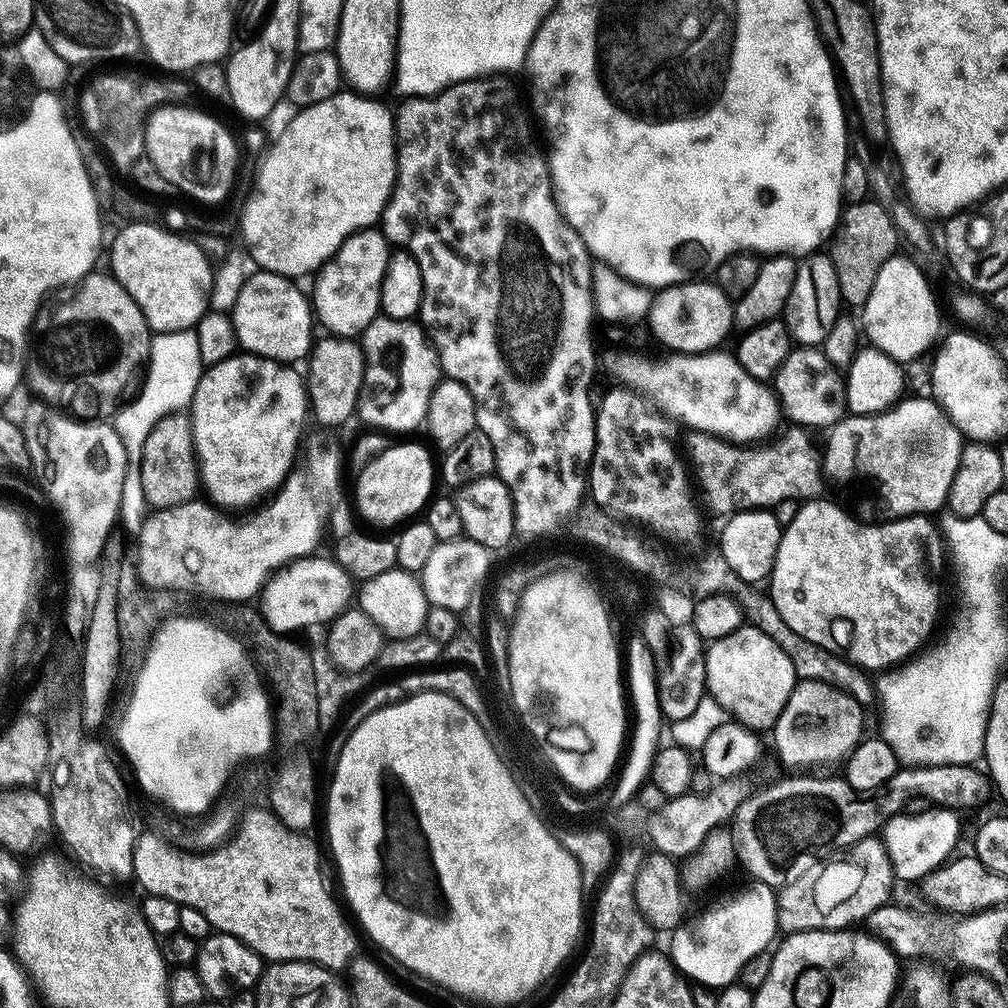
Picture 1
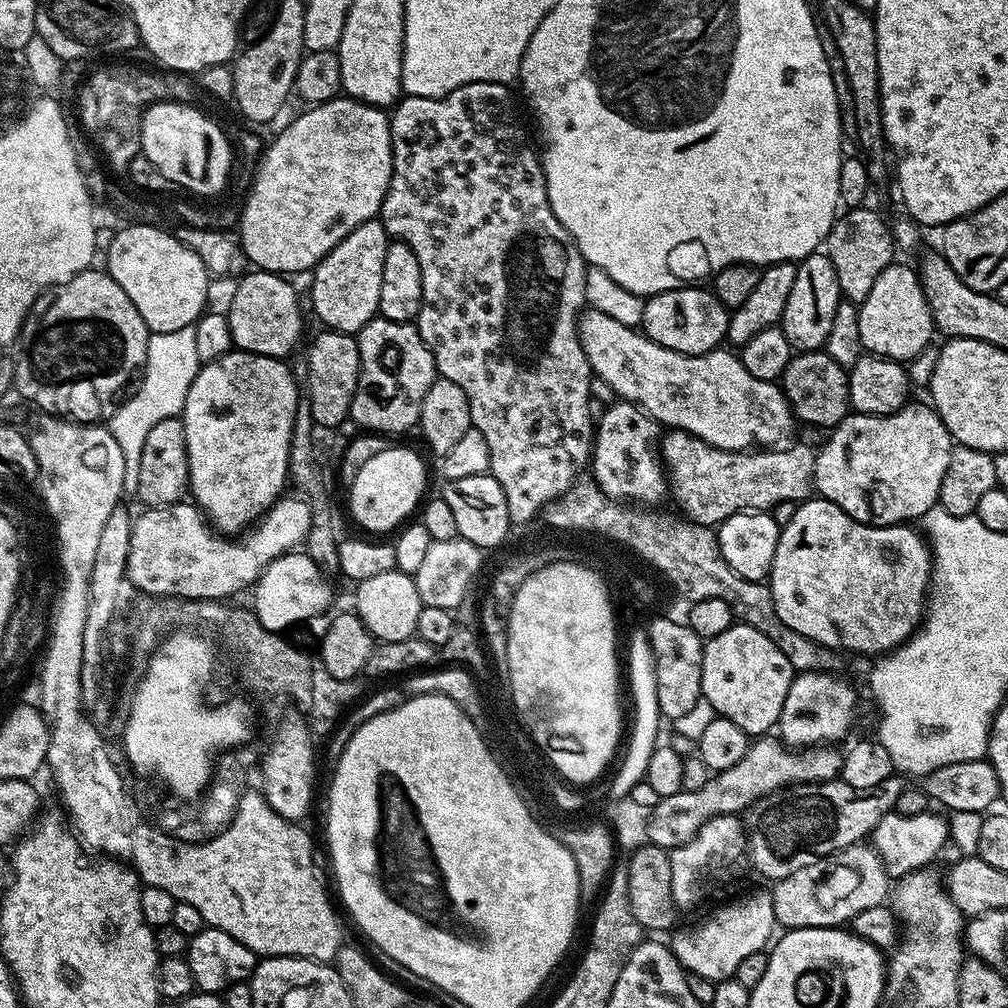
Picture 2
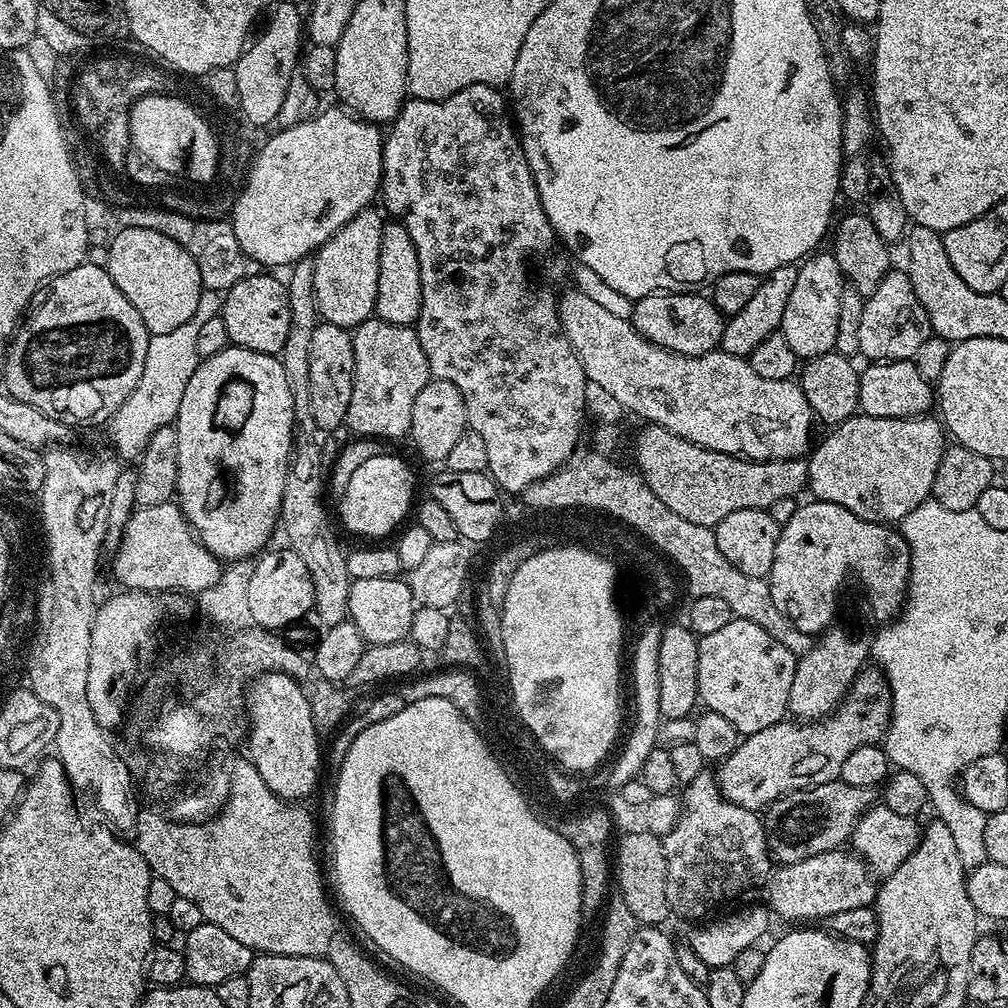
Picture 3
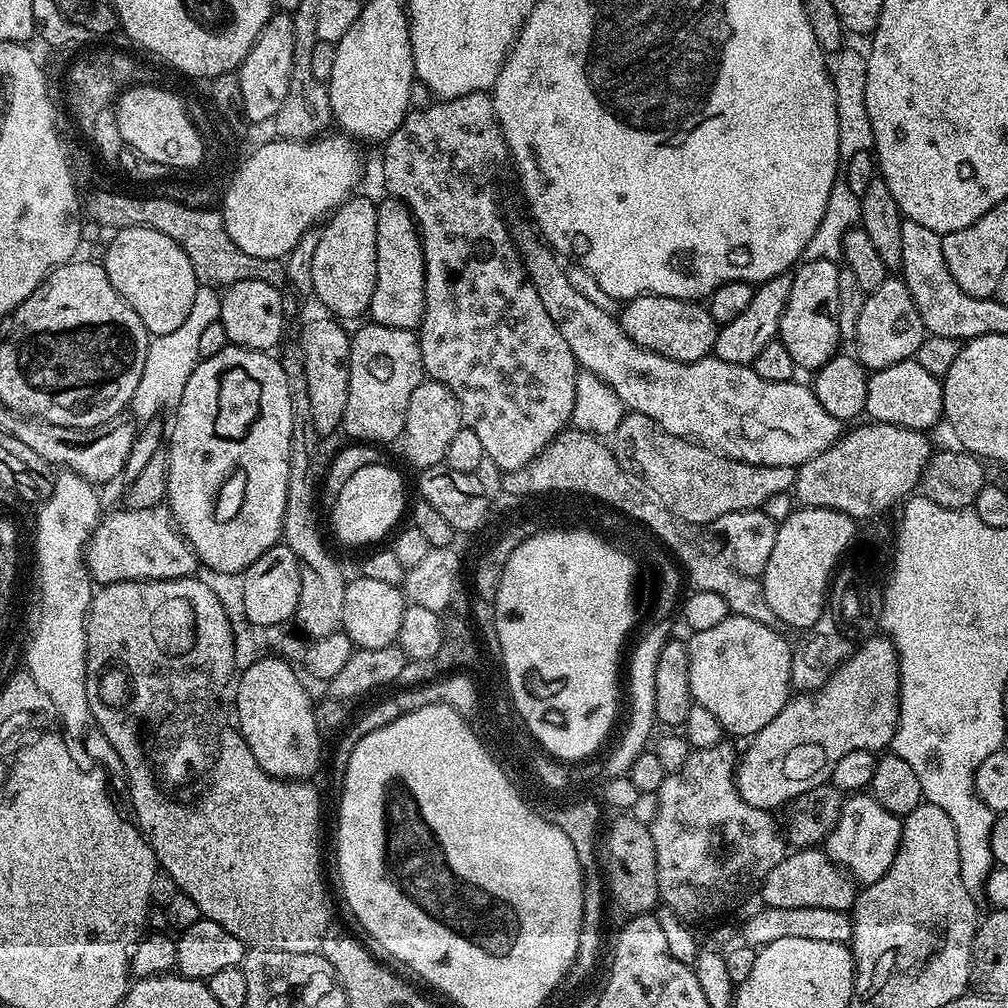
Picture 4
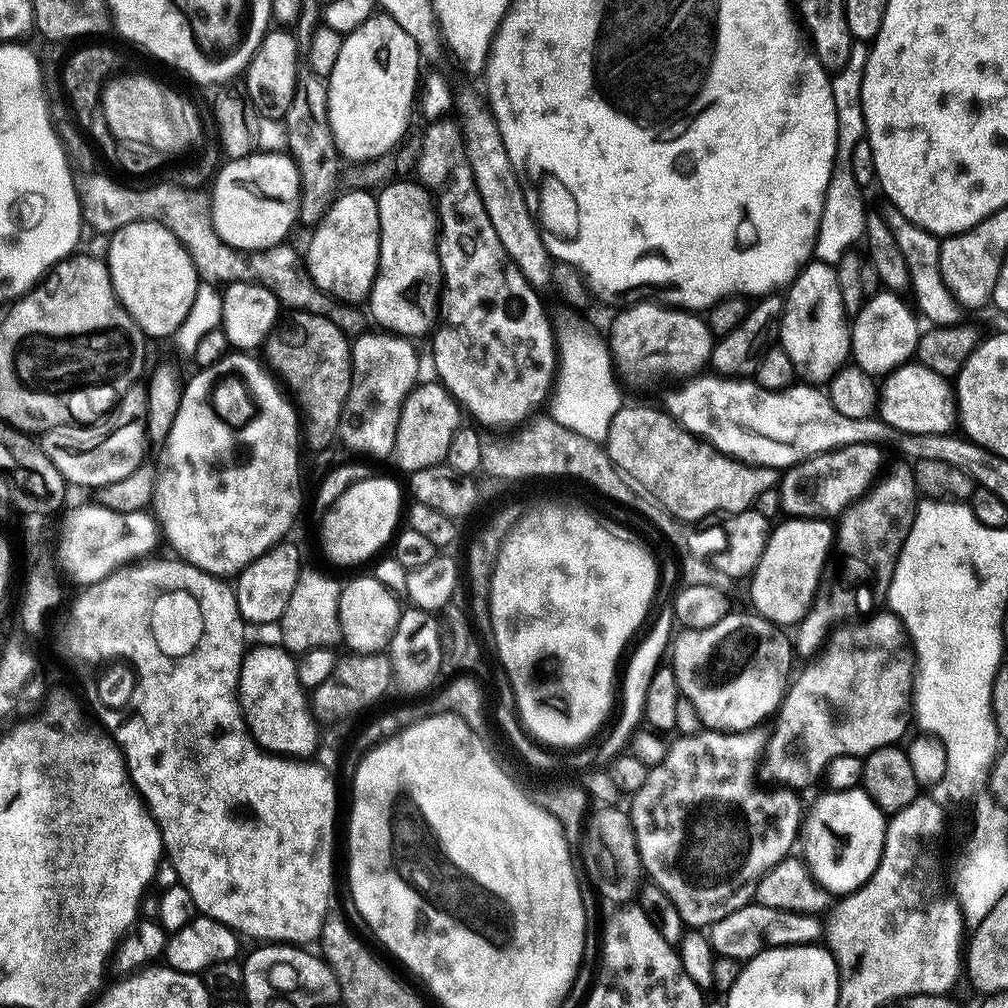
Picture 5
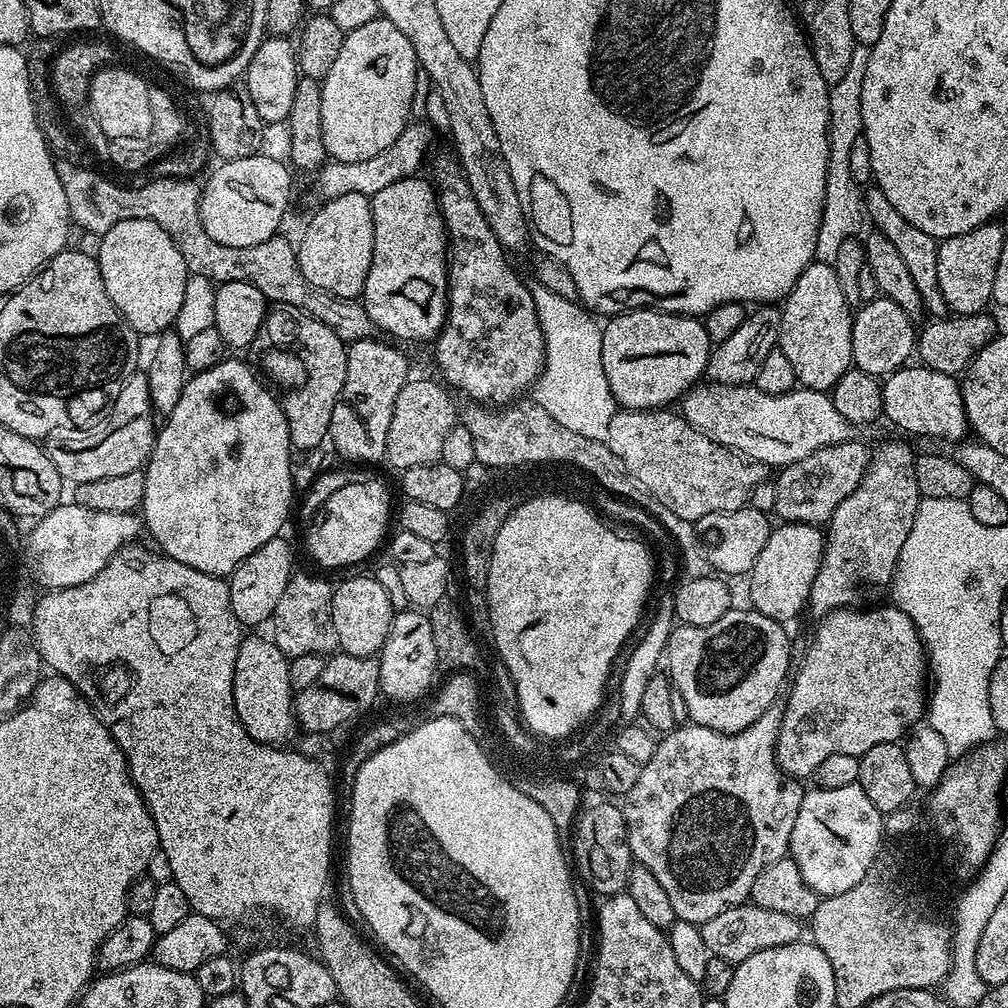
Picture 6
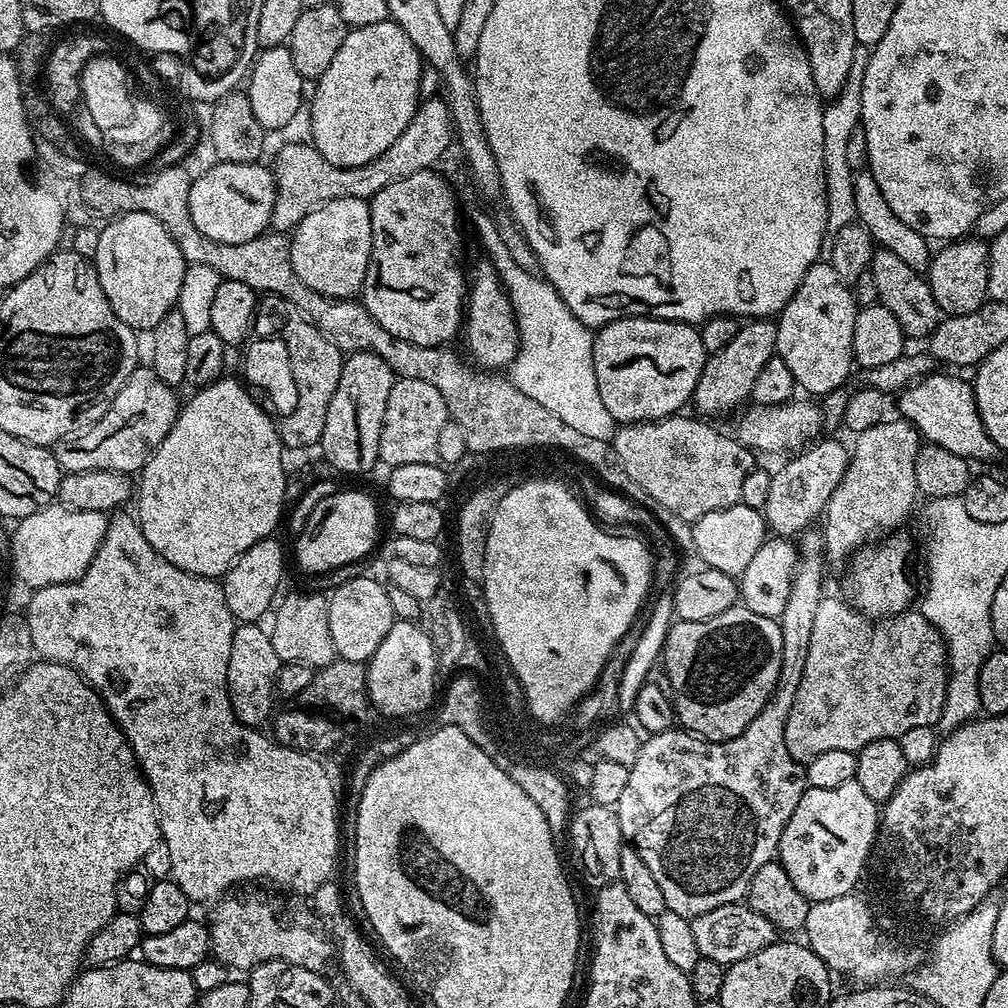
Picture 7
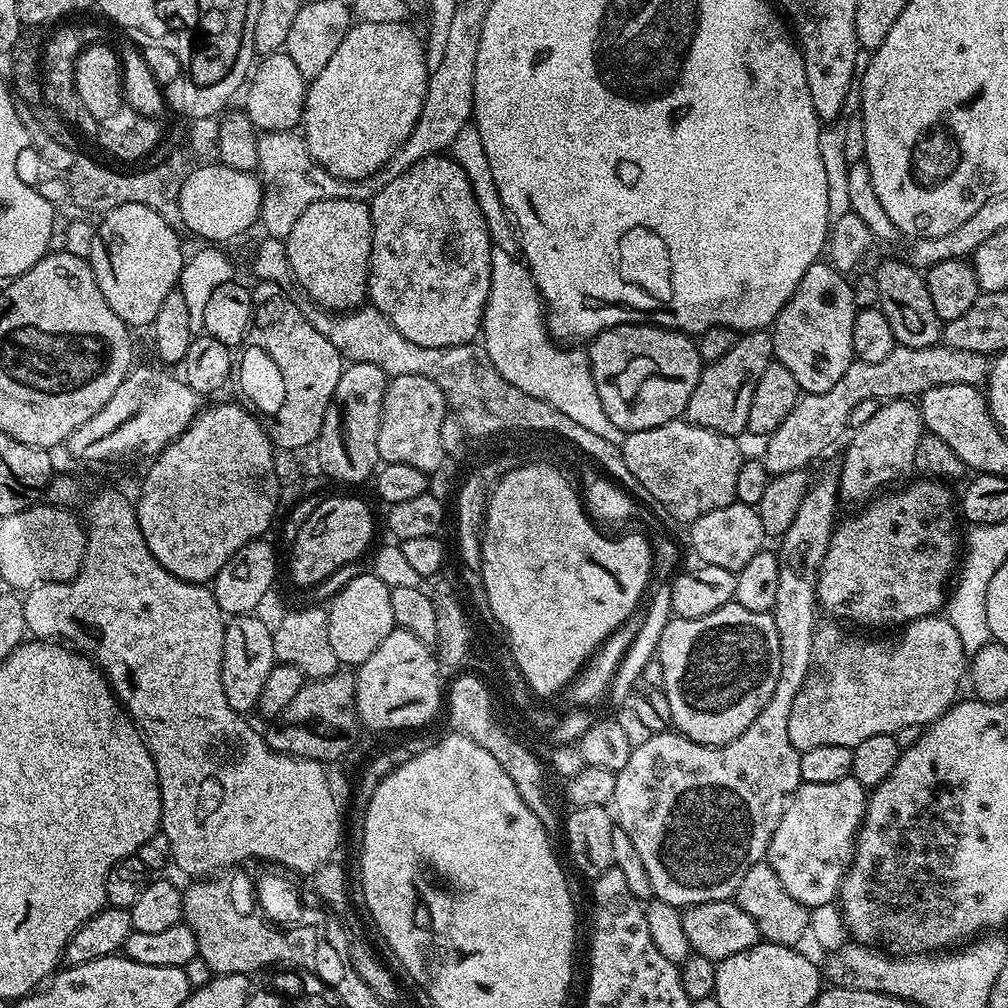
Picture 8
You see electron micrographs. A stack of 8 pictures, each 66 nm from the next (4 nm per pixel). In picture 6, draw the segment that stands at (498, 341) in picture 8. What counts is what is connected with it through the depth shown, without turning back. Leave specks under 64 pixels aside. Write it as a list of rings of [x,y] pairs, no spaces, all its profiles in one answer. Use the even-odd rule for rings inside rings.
[[[540,284],[531,291],[545,341],[545,363],[532,386],[531,399],[566,430],[594,441],[606,442],[616,403],[602,370],[603,329],[581,303],[563,298]]]

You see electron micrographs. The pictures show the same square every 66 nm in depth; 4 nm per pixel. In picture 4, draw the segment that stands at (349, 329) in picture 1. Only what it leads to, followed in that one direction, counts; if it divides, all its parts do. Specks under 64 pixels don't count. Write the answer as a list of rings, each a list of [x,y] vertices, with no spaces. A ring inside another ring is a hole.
[[[353,195],[327,217],[326,223],[320,228],[321,237],[314,253],[315,299],[320,299],[333,312],[329,312],[333,317],[344,322],[349,322],[363,312],[365,315],[371,309],[372,295],[376,289],[377,205],[360,195]]]

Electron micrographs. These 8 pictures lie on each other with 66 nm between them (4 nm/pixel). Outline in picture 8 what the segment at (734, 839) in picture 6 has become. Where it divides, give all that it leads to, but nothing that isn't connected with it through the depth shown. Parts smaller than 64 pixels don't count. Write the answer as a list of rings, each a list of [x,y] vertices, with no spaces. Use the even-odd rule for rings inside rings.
[[[835,471],[824,472],[820,477],[815,477],[814,483],[809,487],[808,493],[804,496],[802,506],[798,506],[798,514],[794,514],[794,522],[785,530],[783,536],[779,537],[778,544],[778,595],[774,598],[774,606],[771,614],[774,618],[774,626],[778,630],[778,646],[780,647],[780,665],[778,666],[778,682],[774,682],[774,694],[770,694],[770,702],[762,706],[762,714],[754,718],[754,722],[734,742],[729,744],[695,744],[690,738],[681,736],[675,730],[657,732],[649,735],[646,742],[635,745],[630,754],[630,762],[622,766],[620,772],[615,773],[616,785],[610,803],[611,811],[614,813],[615,823],[626,830],[630,842],[634,842],[634,847],[638,850],[642,862],[646,866],[646,874],[650,874],[650,886],[652,895],[657,900],[666,902],[670,906],[681,910],[689,908],[692,904],[702,902],[718,902],[719,900],[730,900],[735,897],[736,892],[742,886],[742,878],[755,864],[761,863],[768,855],[770,838],[774,838],[774,830],[778,830],[778,822],[786,810],[788,800],[796,793],[802,781],[800,779],[800,752],[790,742],[790,709],[794,706],[794,698],[798,698],[798,690],[802,690],[802,682],[806,682],[806,674],[812,665],[812,655],[814,654],[814,634],[818,627],[818,605],[816,603],[816,579],[820,573],[820,567],[824,561],[826,550],[830,546],[832,529],[837,523],[836,504],[840,494],[840,478]]]

